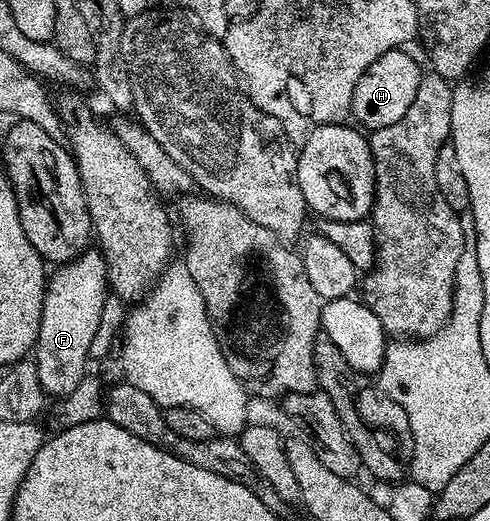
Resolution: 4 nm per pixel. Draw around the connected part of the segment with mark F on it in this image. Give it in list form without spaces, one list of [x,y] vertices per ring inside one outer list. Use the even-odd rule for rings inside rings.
[[[90,247],[73,261],[58,264],[45,287],[39,335],[35,346],[35,364],[39,383],[50,398],[71,395],[86,377],[85,361],[90,360],[91,341],[99,331],[105,299],[110,296],[109,272],[105,256]],[[37,353],[37,357],[36,357]]]

